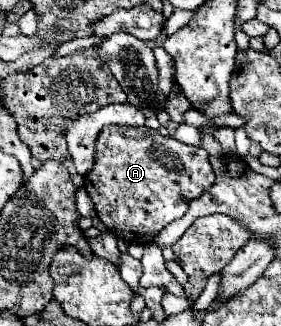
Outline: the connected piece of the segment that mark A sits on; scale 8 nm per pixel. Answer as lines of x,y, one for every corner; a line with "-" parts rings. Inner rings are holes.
106,126
96,140
96,160
84,176
98,218
108,230
130,244
150,244
162,228
186,214
186,200
198,198
214,184
208,152
160,136
146,126

